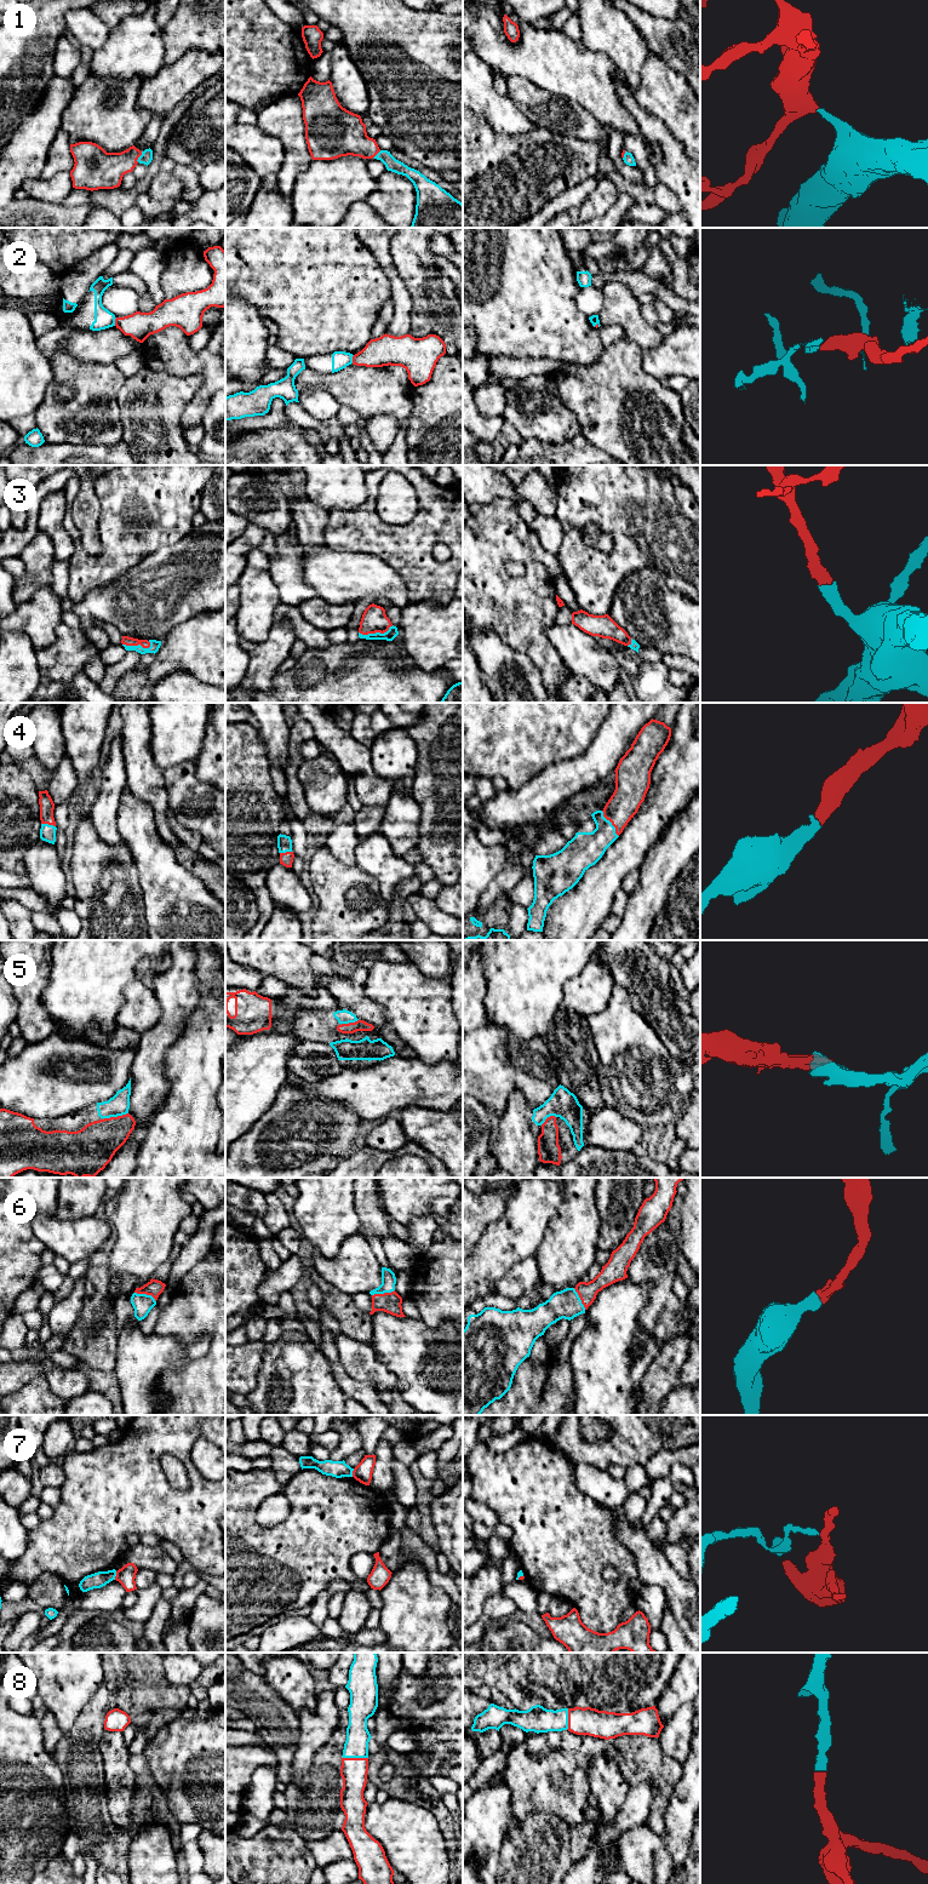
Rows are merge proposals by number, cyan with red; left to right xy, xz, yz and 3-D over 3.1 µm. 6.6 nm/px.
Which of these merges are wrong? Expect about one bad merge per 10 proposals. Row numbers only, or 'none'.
2, 7

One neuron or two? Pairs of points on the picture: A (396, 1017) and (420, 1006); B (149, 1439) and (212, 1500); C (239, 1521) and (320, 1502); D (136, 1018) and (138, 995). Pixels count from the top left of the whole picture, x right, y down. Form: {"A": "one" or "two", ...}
{"A": "one", "B": "one", "C": "one", "D": "one"}

